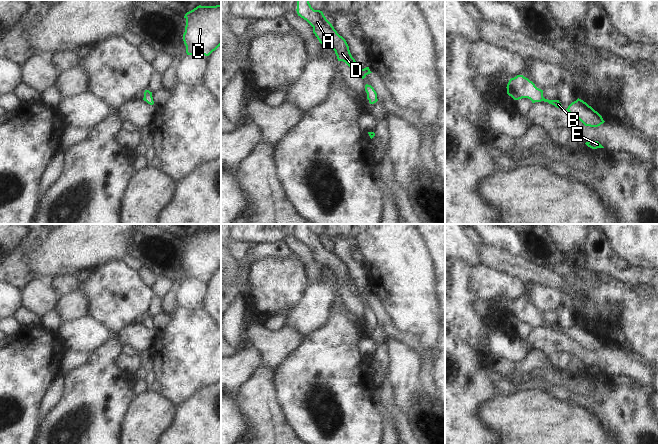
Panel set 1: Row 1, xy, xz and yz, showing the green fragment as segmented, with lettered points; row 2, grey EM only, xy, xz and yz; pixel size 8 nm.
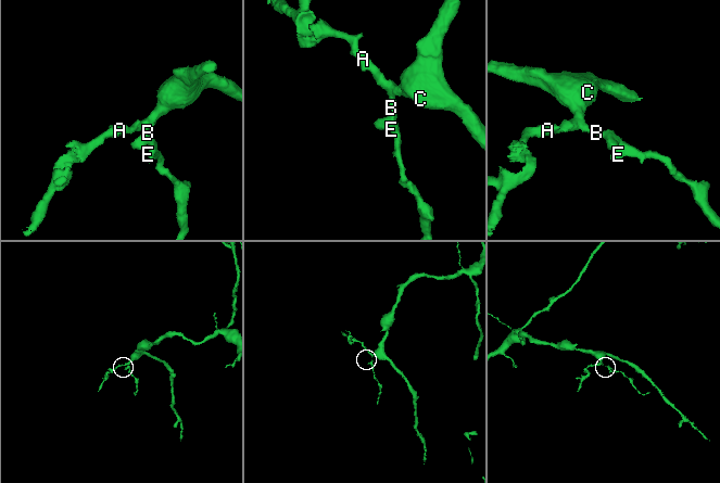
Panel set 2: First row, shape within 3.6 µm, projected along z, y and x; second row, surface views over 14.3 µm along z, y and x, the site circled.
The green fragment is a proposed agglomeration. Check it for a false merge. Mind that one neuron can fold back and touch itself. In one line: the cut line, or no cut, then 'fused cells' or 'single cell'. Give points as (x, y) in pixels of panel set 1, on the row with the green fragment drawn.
cut none; single cell

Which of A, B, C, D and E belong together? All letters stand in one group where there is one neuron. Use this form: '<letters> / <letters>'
A B C D E

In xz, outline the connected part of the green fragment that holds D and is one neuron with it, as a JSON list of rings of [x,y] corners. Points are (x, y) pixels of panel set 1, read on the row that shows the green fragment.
[[[297,0],[297,14],[306,20],[312,27],[313,33],[322,44],[327,42],[335,51],[338,61],[345,62],[359,77],[364,79],[372,73],[369,67],[360,69],[352,57],[346,40],[340,36],[332,24],[326,19],[323,12],[314,10],[309,0]]]

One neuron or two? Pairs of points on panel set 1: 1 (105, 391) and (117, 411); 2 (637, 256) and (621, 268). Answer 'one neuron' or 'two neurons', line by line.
1: one neuron
2: two neurons

